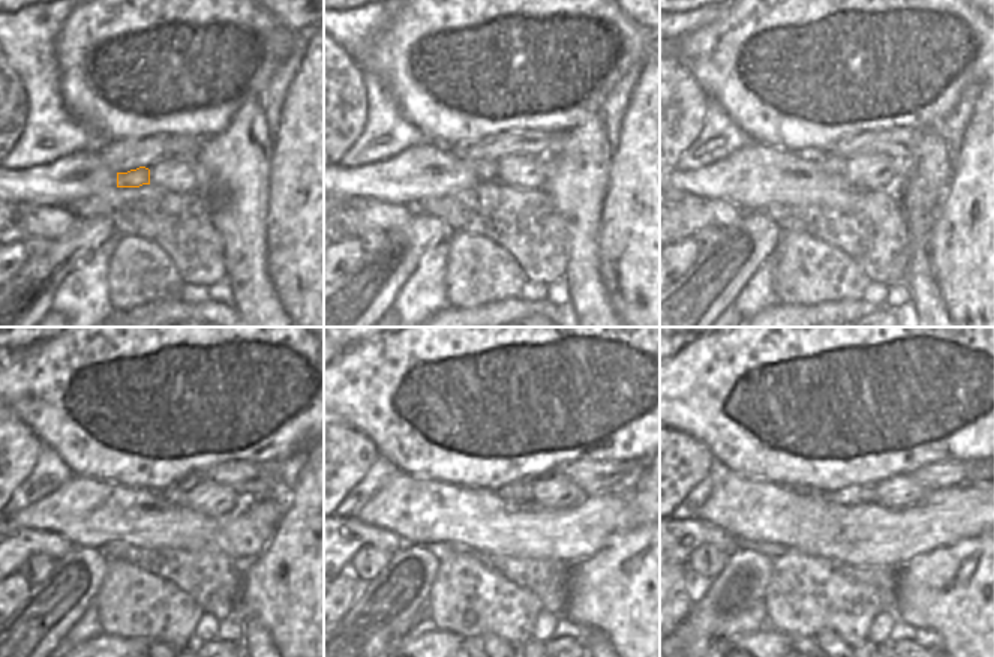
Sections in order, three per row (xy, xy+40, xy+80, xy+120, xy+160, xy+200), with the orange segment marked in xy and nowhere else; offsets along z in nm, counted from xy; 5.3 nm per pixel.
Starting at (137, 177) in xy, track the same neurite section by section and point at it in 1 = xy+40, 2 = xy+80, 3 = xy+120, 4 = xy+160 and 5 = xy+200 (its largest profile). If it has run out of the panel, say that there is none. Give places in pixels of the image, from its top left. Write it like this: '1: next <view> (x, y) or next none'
1: next xy+40 (486, 170)
2: next xy+80 (831, 164)
3: next xy+120 (174, 494)
4: next xy+160 (516, 492)
5: next xy+200 (855, 494)

